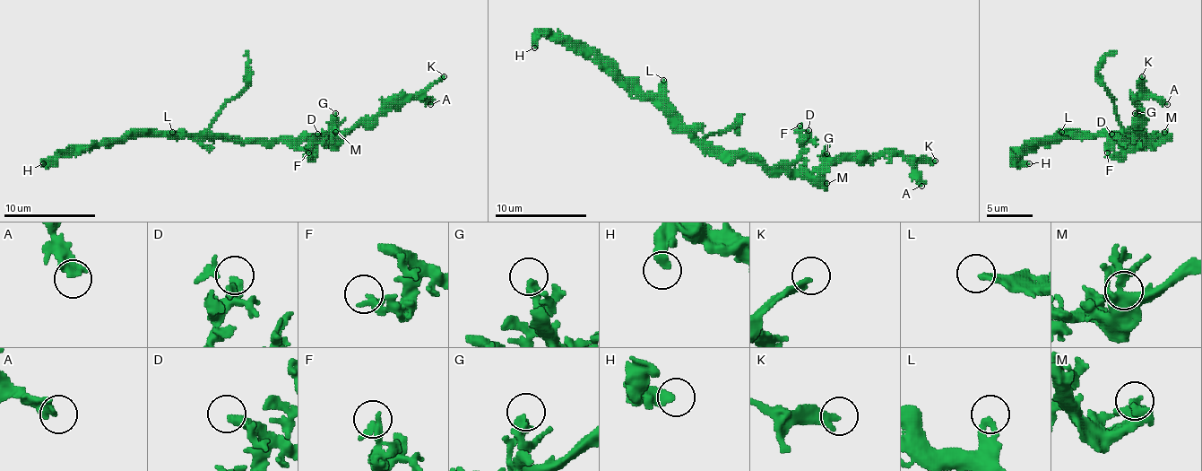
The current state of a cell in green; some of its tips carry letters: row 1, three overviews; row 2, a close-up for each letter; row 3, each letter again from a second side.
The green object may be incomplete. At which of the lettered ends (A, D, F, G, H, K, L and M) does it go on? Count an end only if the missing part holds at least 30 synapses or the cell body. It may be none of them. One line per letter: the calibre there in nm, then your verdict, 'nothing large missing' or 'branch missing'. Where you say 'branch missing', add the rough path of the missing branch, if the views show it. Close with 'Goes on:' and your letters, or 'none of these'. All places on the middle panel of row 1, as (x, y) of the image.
A: 400 nm | nothing large missing
D: 400 nm | nothing large missing
F: 320 nm | nothing large missing
G: 190 nm | nothing large missing
H: 440 nm | nothing large missing
K: 300 nm | branch missing
L: 280 nm | nothing large missing
M: 300 nm | nothing large missing
Goes on: K

